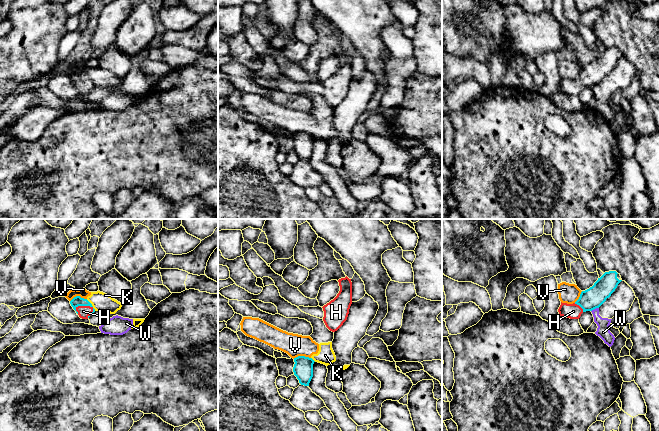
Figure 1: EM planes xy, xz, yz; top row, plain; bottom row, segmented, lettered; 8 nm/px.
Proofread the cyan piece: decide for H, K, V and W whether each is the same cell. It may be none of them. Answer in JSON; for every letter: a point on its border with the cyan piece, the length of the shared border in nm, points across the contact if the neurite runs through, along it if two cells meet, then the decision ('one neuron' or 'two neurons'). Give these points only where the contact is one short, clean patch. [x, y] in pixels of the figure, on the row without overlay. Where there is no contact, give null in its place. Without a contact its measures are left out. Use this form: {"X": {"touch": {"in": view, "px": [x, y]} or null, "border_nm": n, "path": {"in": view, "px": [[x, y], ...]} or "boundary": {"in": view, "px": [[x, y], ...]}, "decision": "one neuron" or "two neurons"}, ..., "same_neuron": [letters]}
{"H": {"touch": {"in": "xy", "px": [85, 81]}, "border_nm": 160, "path": {"in": "xy", "px": [[77, 77], [85, 81], [83, 87]]}, "decision": "one neuron"}, "K": {"touch": {"in": "xy", "px": [91, 81]}, "border_nm": 120, "boundary": {"in": "xy", "px": [[86, 75], [95, 86]]}, "decision": "two neurons"}, "V": {"touch": {"in": "xz", "px": [301, 132]}, "border_nm": 140, "boundary": {"in": "xz", "px": [[310, 133], [296, 132], [293, 134]]}, "decision": "two neurons"}, "W": {"touch": {"in": "yz", "px": [594, 84]}, "border_nm": 70, "boundary": {"in": "yz", "px": [[598, 83], [591, 87]]}, "decision": "two neurons"}, "same_neuron": ["H"]}

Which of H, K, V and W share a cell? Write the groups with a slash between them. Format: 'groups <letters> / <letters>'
groups H / K V / W

